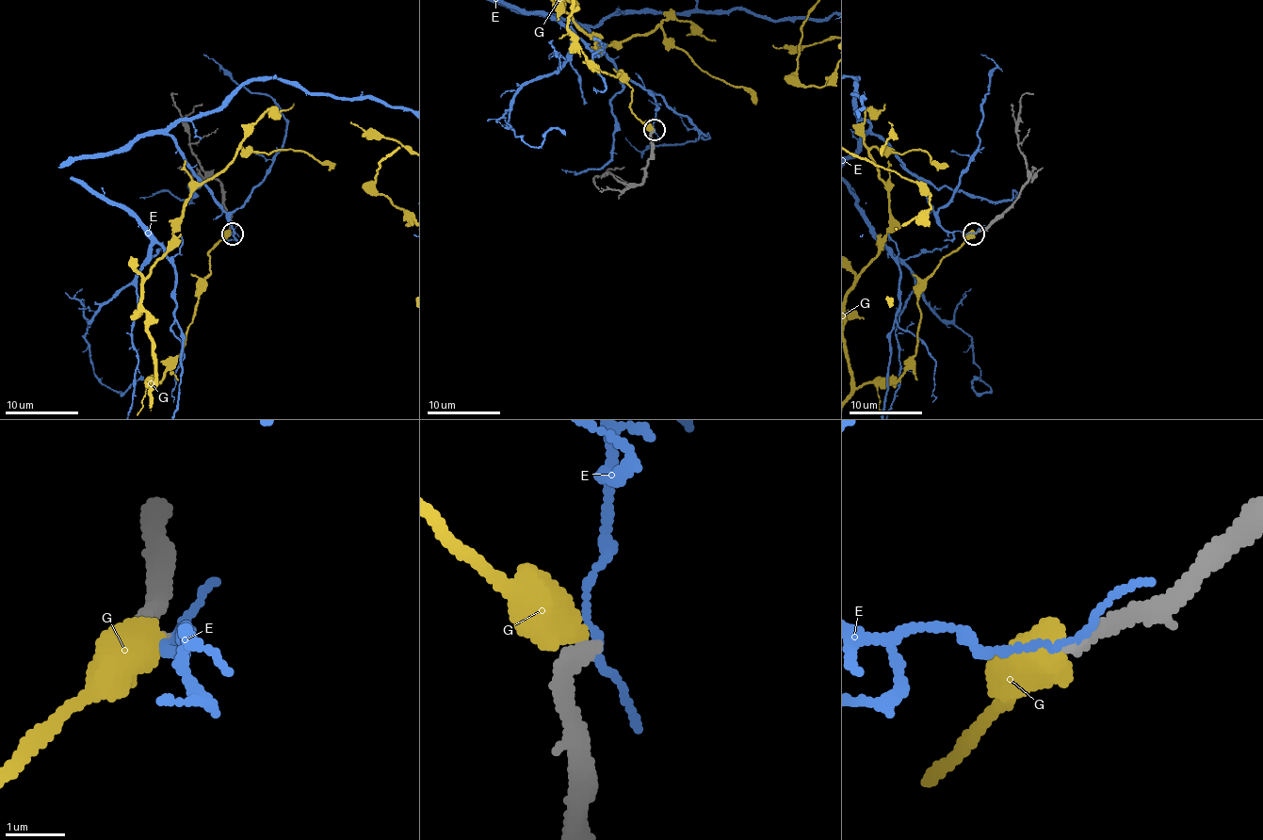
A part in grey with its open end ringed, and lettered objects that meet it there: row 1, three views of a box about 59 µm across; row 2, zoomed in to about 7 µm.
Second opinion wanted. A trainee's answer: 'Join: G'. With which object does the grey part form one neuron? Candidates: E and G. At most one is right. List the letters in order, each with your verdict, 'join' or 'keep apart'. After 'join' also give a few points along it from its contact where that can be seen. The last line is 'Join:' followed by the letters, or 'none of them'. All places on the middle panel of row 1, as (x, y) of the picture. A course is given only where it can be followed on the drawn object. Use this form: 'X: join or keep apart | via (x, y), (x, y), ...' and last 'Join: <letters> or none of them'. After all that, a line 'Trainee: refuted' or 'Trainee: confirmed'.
E: keep apart
G: keep apart
Join: none of them
Trainee: refuted

